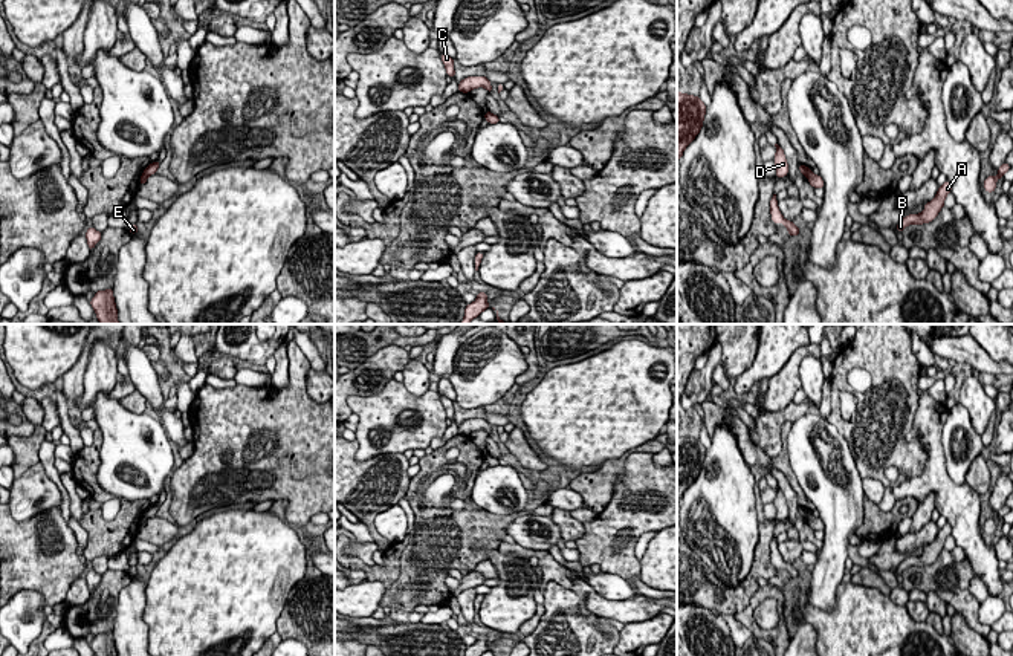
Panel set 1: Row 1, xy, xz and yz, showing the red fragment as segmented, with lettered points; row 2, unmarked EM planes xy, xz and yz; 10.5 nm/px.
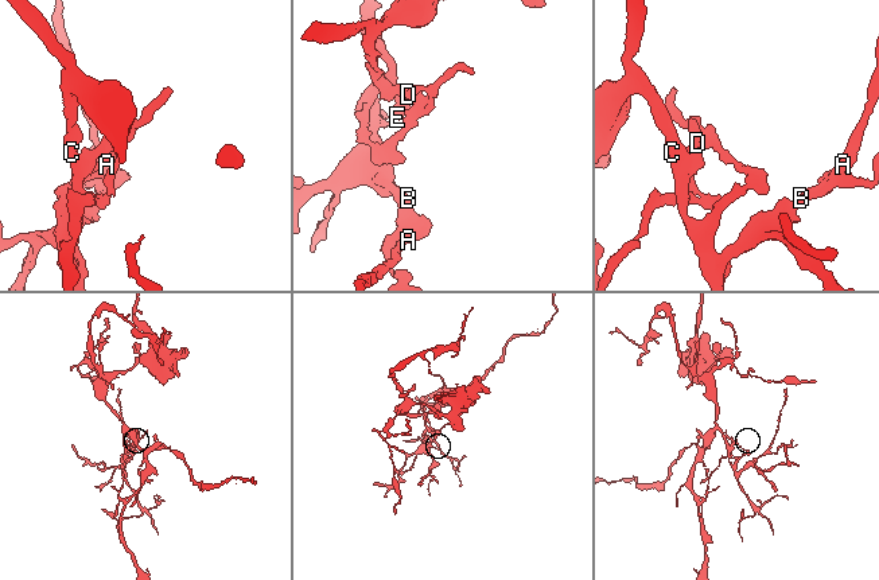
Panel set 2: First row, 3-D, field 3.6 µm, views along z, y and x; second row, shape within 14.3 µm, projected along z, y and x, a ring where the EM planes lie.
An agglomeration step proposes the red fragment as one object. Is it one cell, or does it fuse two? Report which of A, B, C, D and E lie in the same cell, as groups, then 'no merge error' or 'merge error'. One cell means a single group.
A B C D / E | merge error

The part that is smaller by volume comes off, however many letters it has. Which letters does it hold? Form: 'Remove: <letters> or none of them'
Remove: E

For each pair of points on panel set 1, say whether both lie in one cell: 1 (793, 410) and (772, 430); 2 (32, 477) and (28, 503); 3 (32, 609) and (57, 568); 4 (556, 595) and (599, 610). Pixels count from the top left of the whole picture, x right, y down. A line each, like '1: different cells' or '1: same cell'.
1: same cell
2: same cell
3: different cells
4: different cells

